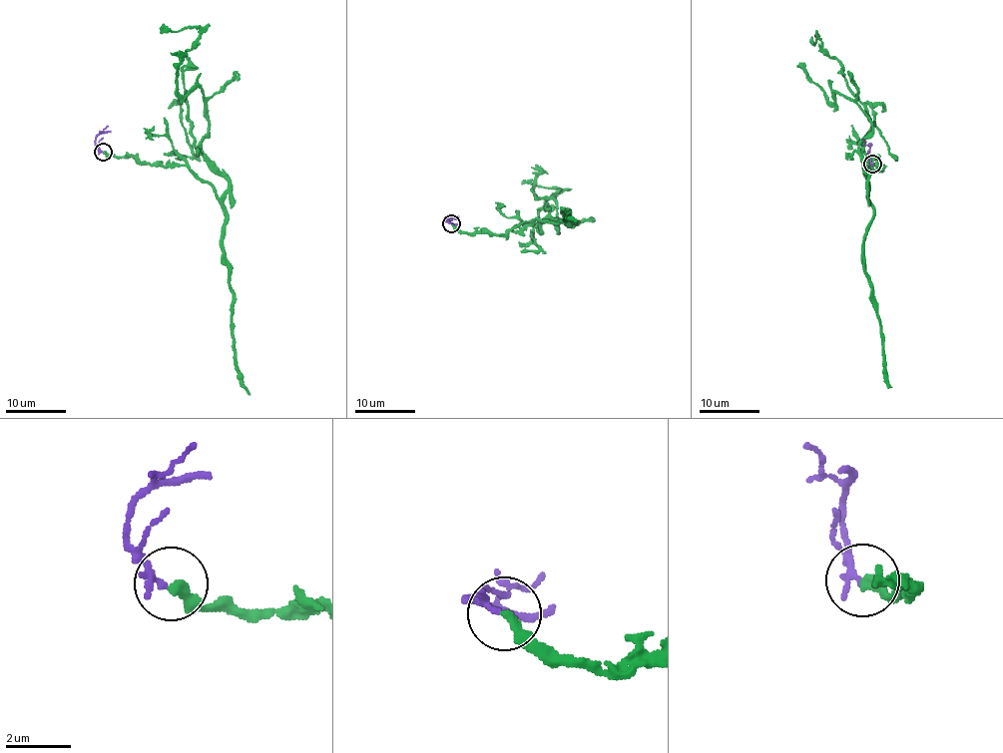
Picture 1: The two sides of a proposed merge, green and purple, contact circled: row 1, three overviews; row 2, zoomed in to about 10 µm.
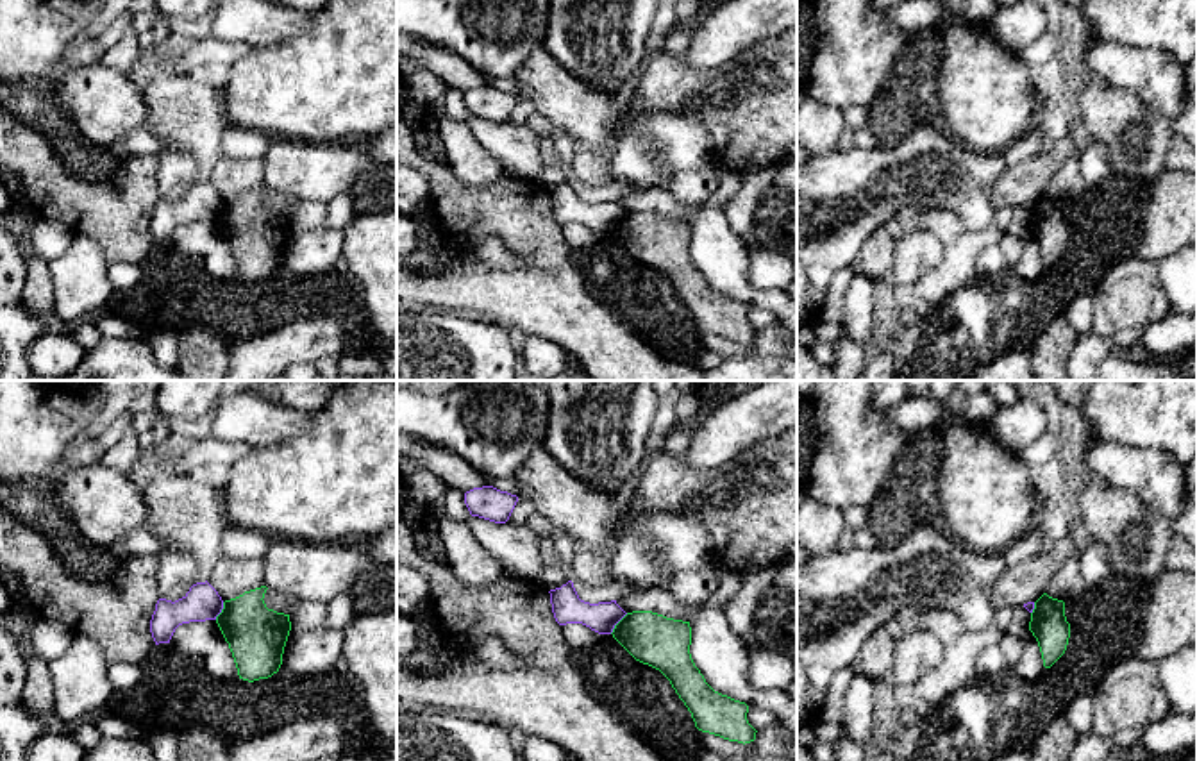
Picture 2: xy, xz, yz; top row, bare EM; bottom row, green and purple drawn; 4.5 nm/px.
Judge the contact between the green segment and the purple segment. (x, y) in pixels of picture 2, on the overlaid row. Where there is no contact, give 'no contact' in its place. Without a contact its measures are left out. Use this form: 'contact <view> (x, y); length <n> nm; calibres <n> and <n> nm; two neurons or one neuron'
contact xz (617, 624); length 130 nm; calibres 240 and 140 nm; two neurons

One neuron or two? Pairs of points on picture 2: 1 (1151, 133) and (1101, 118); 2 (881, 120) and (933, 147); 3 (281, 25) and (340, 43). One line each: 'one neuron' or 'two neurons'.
1: one neuron
2: two neurons
3: two neurons

